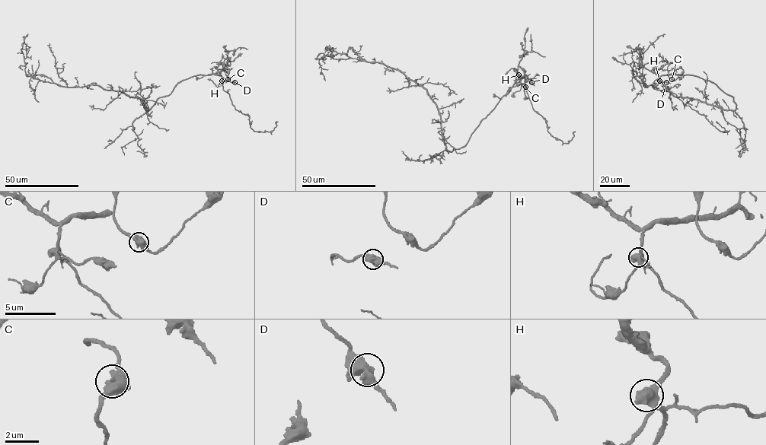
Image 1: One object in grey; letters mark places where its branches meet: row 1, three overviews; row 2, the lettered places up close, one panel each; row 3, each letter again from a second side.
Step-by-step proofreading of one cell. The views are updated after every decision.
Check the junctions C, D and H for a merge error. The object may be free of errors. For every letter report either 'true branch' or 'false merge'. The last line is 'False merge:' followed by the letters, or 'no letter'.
C: true branch
D: true branch
H: true branch
False merge: no letter

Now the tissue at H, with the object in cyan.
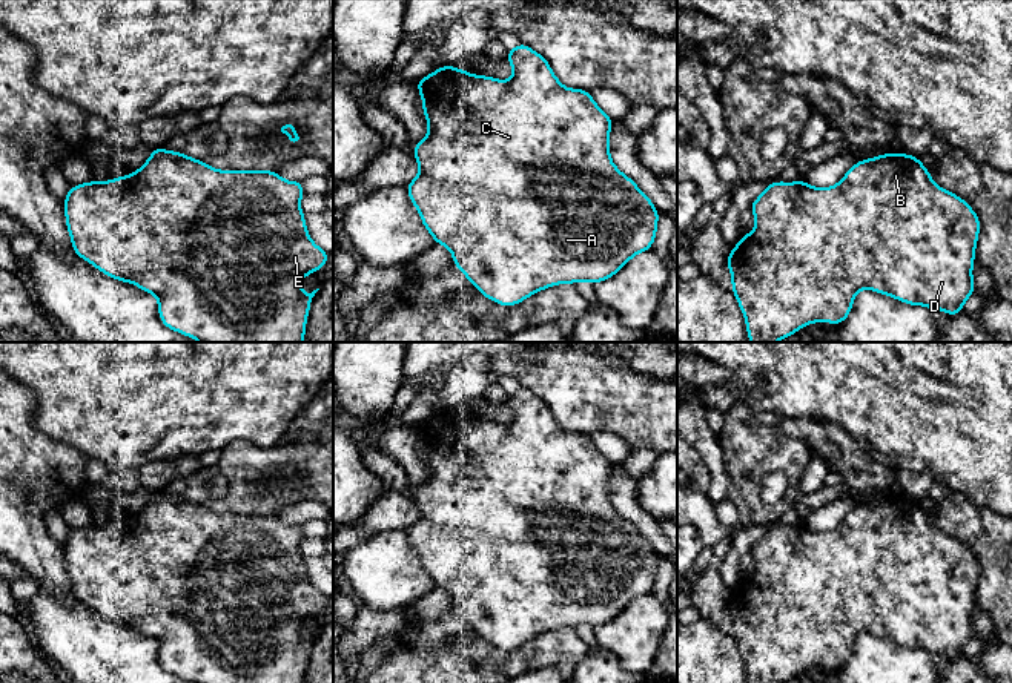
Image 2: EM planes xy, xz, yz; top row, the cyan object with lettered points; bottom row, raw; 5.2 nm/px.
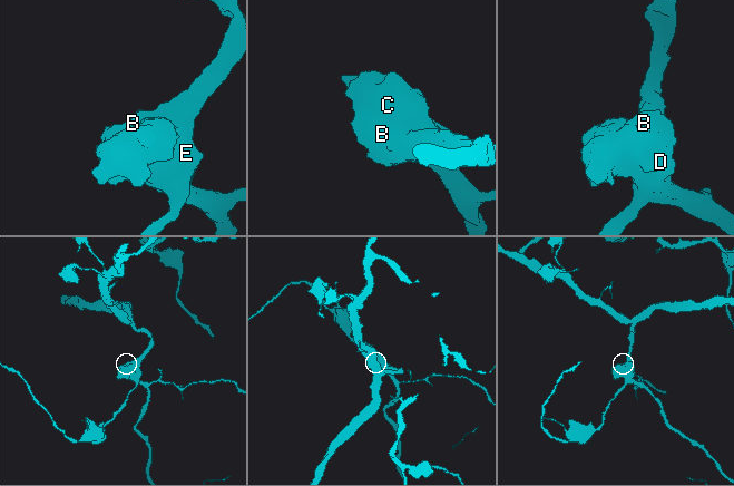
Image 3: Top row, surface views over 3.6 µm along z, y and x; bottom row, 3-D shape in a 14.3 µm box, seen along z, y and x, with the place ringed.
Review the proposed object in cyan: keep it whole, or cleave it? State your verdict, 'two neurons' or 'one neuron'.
one neuron

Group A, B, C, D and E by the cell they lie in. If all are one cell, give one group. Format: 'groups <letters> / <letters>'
groups A B C D E

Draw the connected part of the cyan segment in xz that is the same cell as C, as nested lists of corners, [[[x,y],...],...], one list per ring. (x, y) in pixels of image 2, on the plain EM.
[[[524,387],[508,394],[505,405],[514,411],[514,419],[508,425],[494,421],[471,419],[467,414],[444,408],[415,427],[422,442],[422,457],[428,467],[428,479],[413,491],[419,517],[405,530],[405,534],[421,559],[424,571],[430,576],[436,588],[445,589],[453,597],[453,608],[462,619],[487,643],[504,651],[513,651],[536,635],[557,628],[577,628],[582,625],[597,628],[611,622],[633,600],[651,594],[657,577],[659,554],[637,528],[613,508],[608,480],[614,465],[596,448],[590,434],[564,431],[553,417],[547,402]]]

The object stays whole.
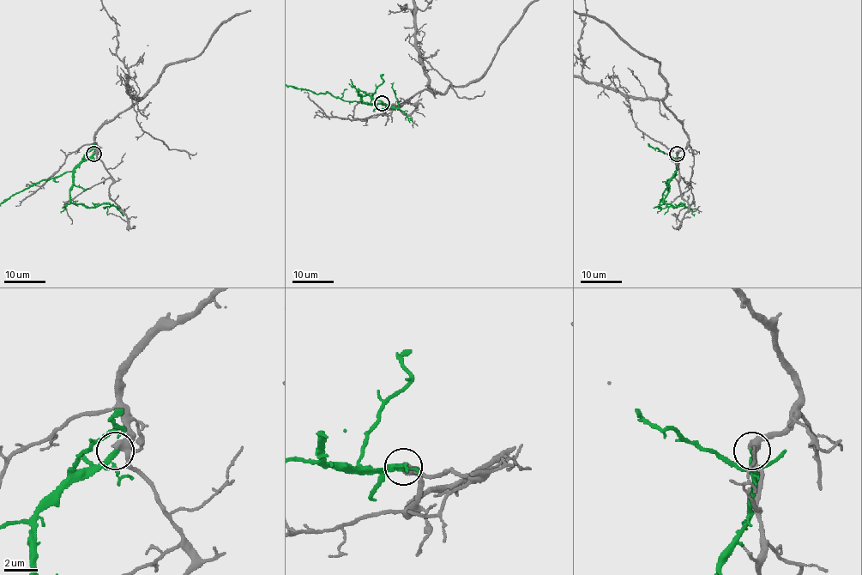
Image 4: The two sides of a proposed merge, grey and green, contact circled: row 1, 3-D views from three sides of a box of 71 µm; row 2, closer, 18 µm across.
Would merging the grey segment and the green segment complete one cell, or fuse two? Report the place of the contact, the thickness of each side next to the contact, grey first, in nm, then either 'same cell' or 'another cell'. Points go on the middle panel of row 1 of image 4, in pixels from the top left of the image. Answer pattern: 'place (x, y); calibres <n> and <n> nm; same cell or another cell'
place (382, 103); calibres 400 and 360 nm; another cell

